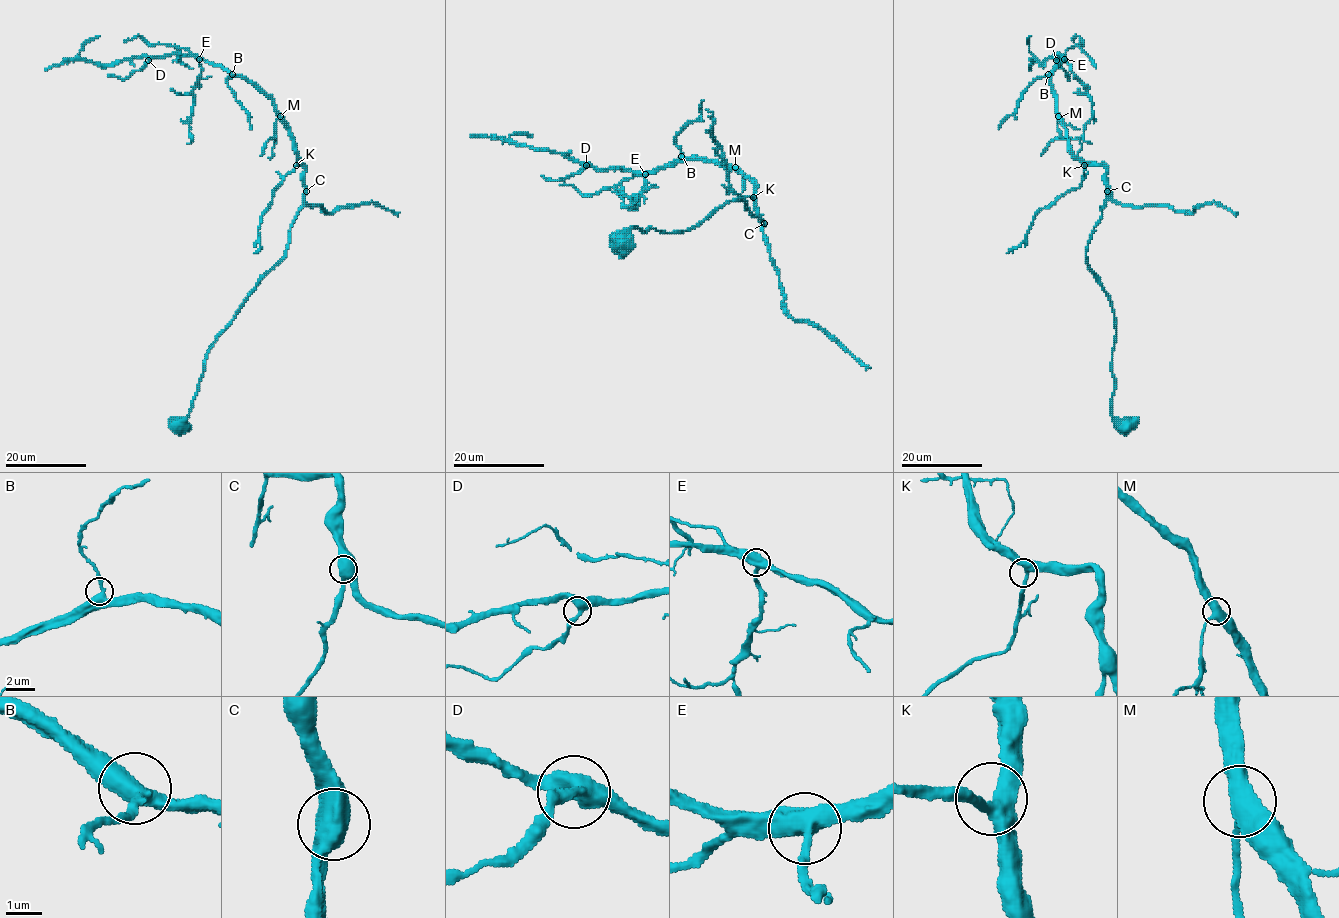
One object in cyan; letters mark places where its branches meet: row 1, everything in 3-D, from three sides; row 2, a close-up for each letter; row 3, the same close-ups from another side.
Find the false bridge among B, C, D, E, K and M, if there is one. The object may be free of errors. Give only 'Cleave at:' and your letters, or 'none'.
Cleave at: none

